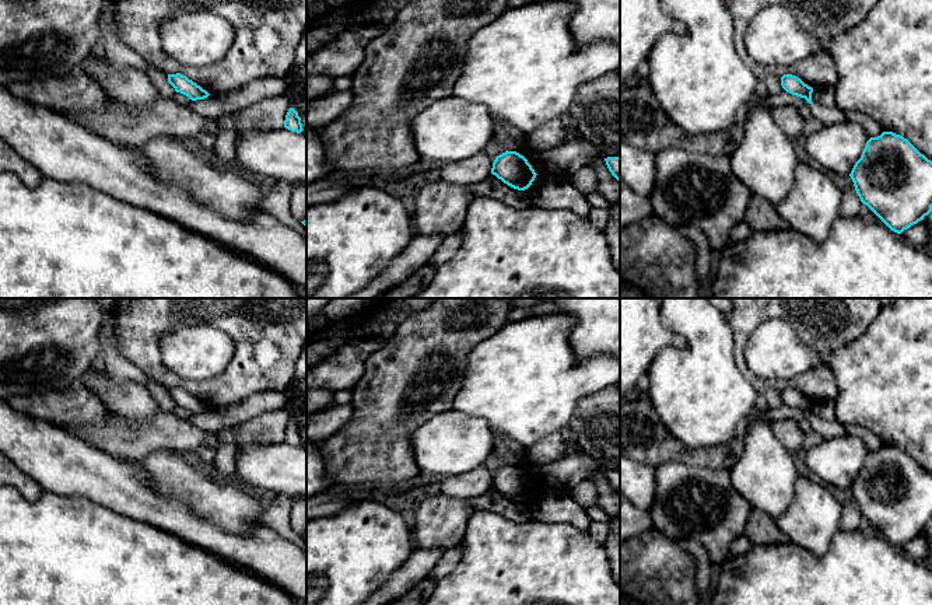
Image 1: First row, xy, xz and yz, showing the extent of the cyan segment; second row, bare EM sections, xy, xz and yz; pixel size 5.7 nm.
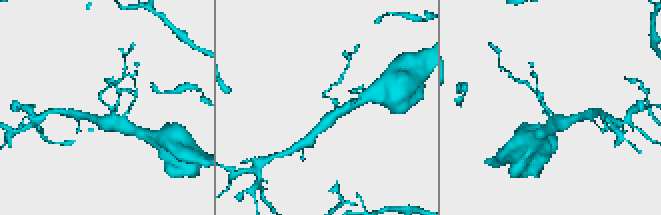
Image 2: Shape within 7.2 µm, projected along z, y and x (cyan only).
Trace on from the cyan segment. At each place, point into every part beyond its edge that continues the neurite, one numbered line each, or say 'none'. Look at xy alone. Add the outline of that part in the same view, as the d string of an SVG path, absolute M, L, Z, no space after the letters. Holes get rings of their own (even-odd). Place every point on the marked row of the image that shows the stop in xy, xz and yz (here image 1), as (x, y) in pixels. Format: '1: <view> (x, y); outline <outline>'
none

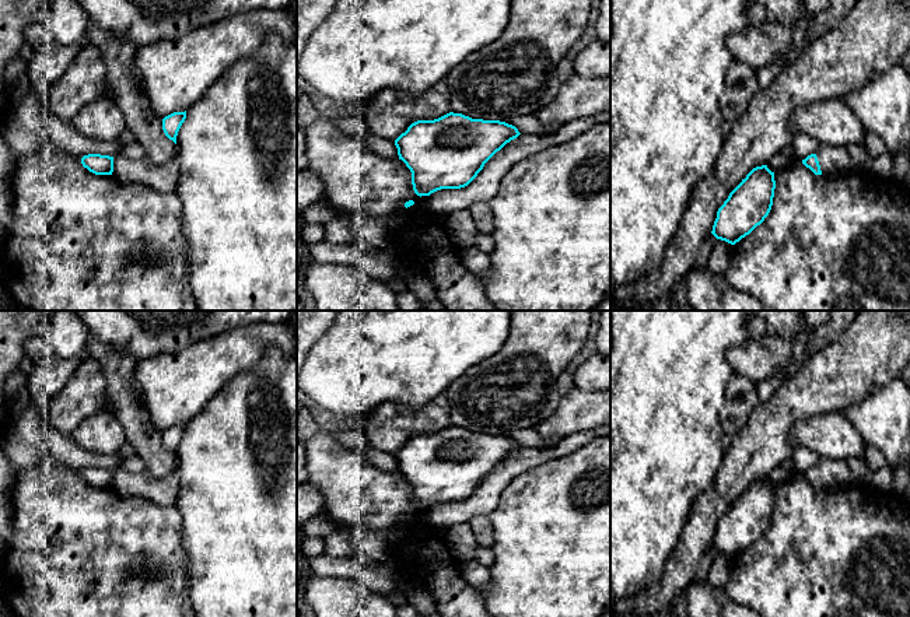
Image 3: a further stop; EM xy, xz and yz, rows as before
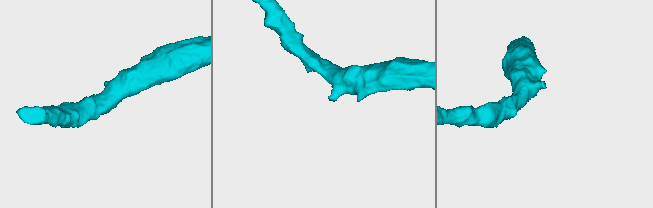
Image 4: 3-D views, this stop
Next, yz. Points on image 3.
1: yz (833, 160); outline M820 144L815 154L822 175L839 176L854 169L853 159L846 147Z

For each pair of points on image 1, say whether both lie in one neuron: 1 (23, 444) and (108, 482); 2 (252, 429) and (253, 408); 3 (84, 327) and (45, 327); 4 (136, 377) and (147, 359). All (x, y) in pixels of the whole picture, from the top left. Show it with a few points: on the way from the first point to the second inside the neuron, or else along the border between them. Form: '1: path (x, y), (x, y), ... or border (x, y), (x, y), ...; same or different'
1: path (44, 451), (65, 465), (87, 471); same
2: border (284, 406), (246, 419), (235, 429); different
3: path (74, 327), (55, 327); same
4: border (116, 348), (146, 374), (167, 388); different

